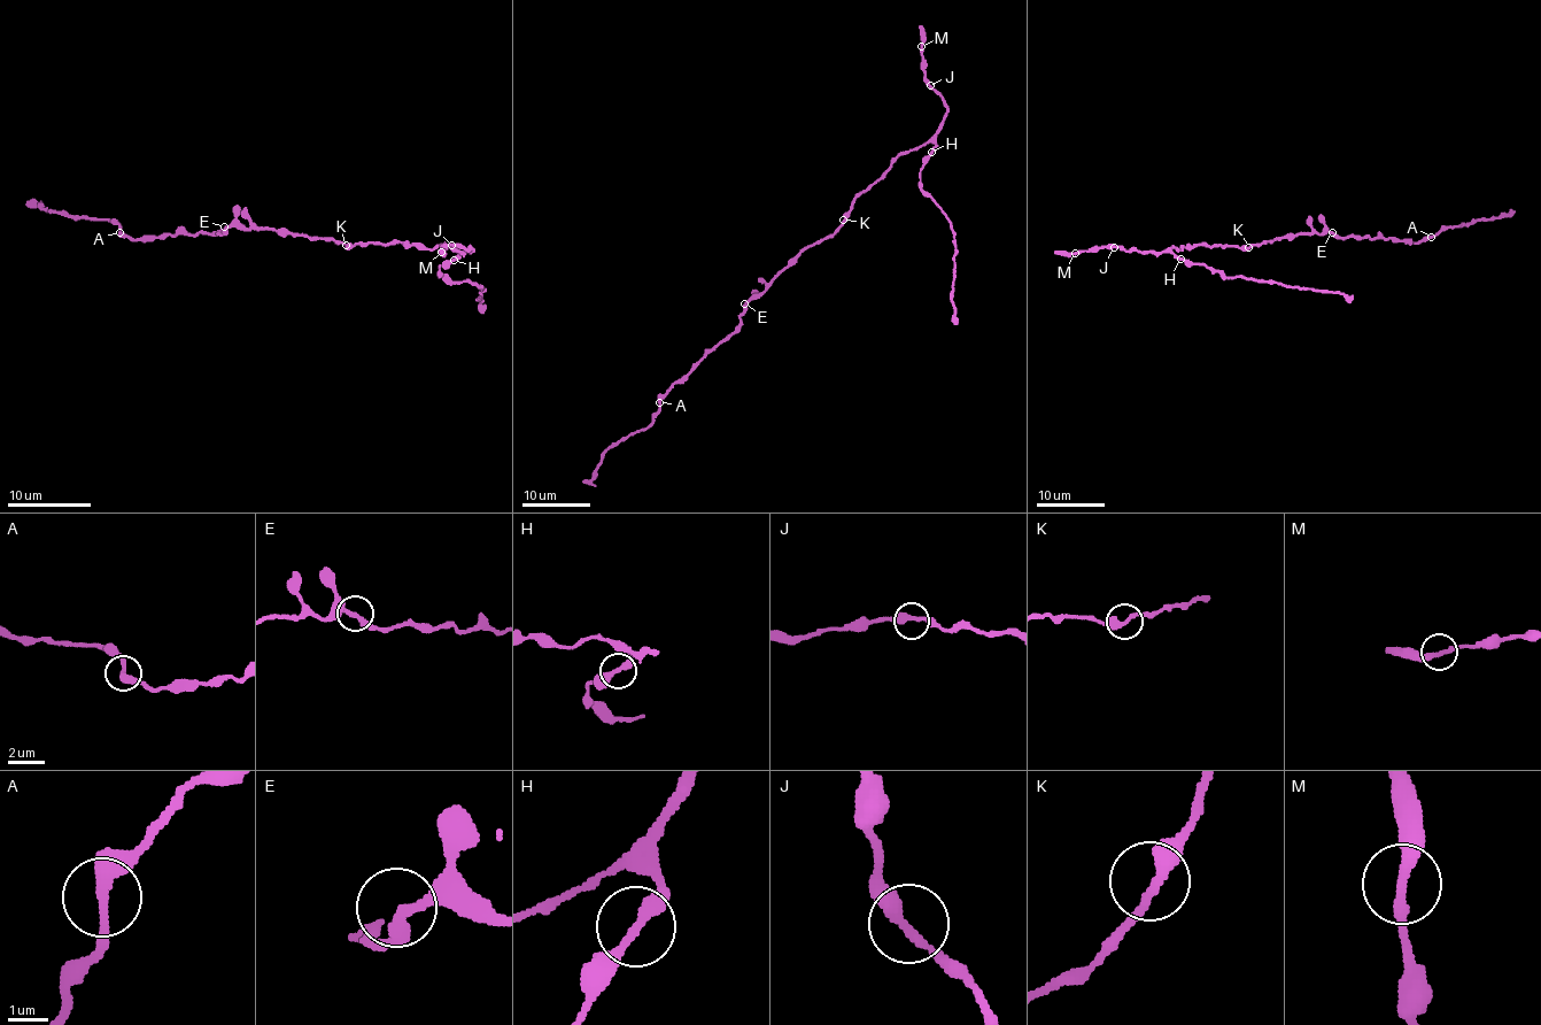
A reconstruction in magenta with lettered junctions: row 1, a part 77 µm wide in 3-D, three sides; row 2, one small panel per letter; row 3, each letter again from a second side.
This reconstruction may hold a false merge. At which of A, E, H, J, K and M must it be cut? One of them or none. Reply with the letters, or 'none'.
none

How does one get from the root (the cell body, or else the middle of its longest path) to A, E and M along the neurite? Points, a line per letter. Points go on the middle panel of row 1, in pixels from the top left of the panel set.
A: (825, 238), (807, 245), (761, 293), (754, 294), (740, 316), (740, 325), (679, 379), (659, 402)
E: (825, 238), (807, 245), (761, 293), (744, 303)
M: (825, 238), (842, 223), (857, 195), (899, 155), (924, 145), (944, 120), (947, 106), (924, 77), (921, 46)

